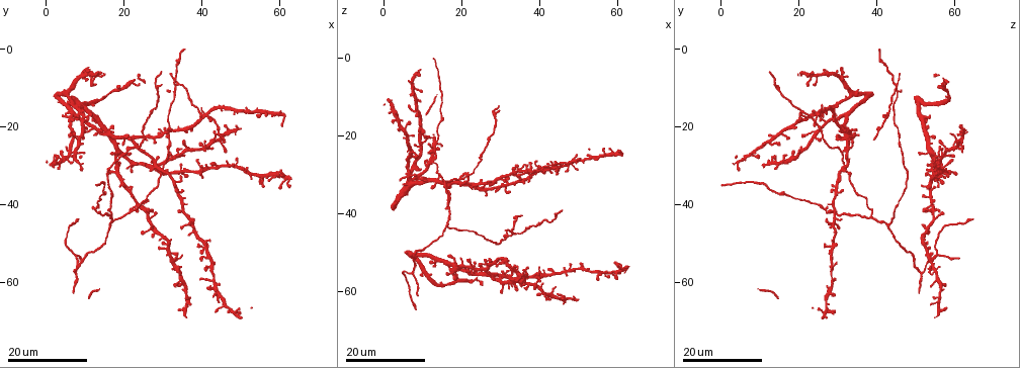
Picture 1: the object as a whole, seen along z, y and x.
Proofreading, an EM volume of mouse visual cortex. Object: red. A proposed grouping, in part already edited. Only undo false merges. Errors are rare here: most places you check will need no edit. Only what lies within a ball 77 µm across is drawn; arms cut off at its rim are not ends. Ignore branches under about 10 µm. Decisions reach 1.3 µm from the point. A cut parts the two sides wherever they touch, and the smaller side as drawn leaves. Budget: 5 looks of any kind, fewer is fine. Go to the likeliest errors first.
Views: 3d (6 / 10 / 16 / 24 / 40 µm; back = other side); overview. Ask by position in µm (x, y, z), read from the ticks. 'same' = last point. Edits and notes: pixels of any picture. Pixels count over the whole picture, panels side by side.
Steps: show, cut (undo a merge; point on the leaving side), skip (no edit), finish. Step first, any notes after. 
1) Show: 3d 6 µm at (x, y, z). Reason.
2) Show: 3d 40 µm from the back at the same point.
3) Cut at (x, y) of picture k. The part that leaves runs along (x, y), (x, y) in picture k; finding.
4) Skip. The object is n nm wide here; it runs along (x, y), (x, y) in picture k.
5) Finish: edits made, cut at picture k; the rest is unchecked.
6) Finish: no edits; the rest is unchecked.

Show: 3d 24 µm at (13.0, 41.0, 27.0). Three-way junction.

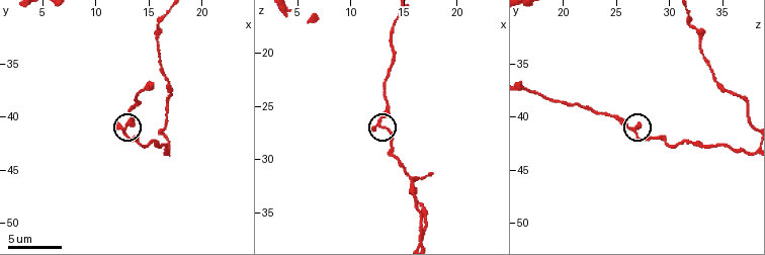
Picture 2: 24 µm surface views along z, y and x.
Show: 3d 6 µm at (12.8, 41.4, 26.6).

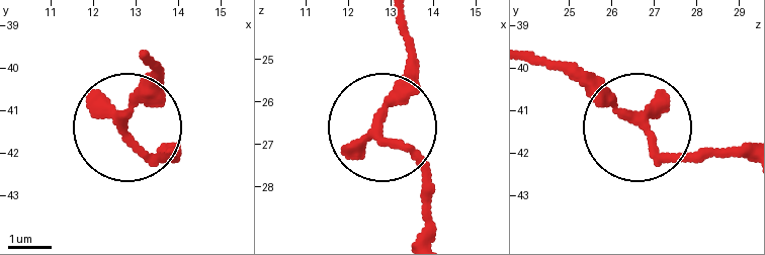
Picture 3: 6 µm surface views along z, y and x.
Skip. The object is 200 nm wide here; it runs along (747, 156), (660, 148), (566, 69) in picture 3; all the same neuron.

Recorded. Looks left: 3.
Show: 3d 16 µm at (21.0, 26.5, 30.5). Arms part here.

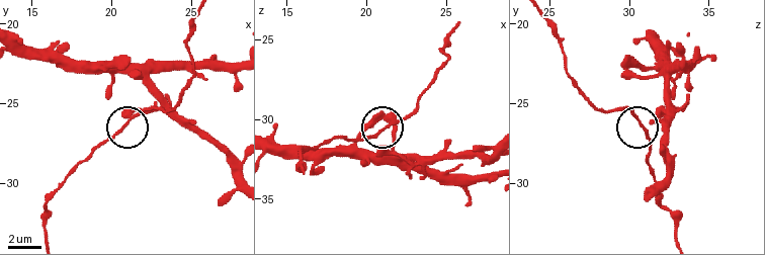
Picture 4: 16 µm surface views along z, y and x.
Show: 3d 10 µm at (20.8, 26.6, 31.0). Closer look.

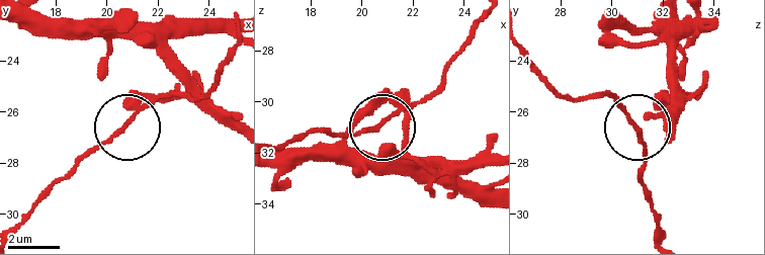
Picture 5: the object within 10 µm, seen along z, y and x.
Skip. 3 arms meet here; it runs along (17, 226), (51, 186), (166, 91) in picture 5; continuous, no second neuron.

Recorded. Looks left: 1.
Finish: no edits; the rest is unchecked.

